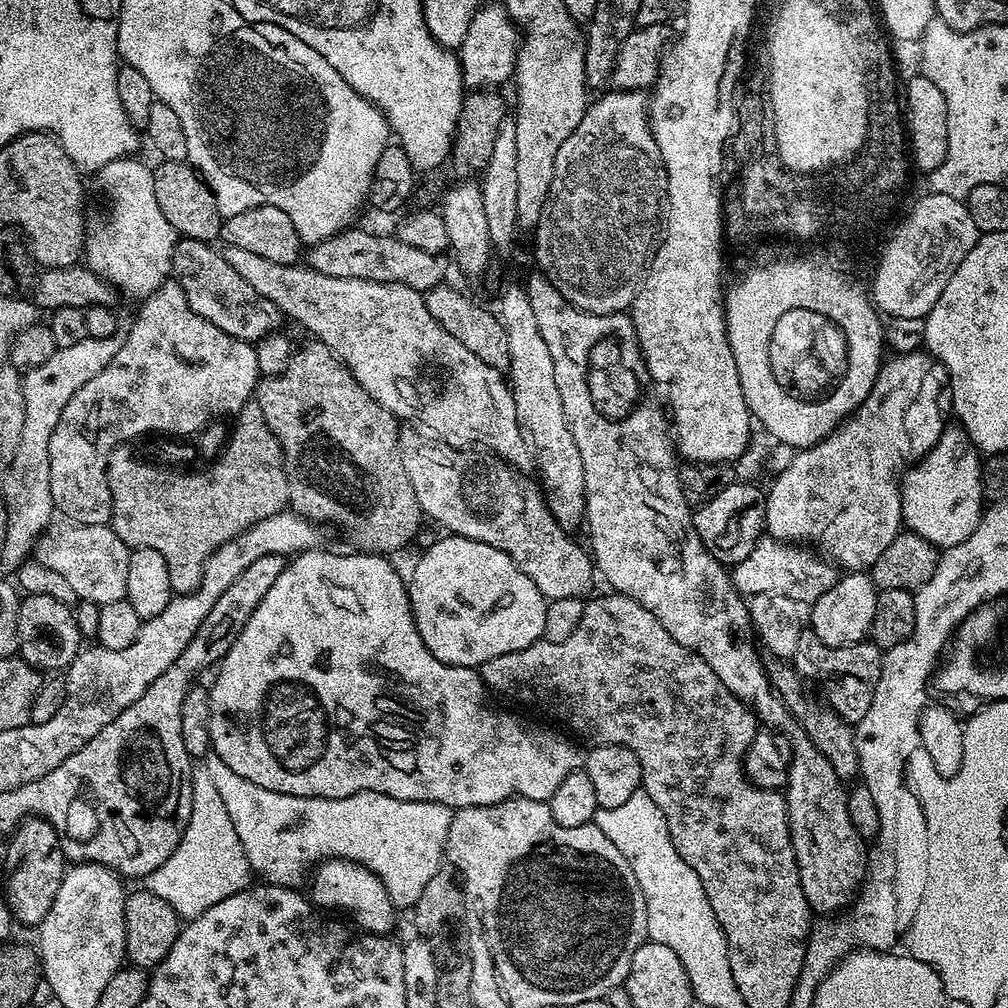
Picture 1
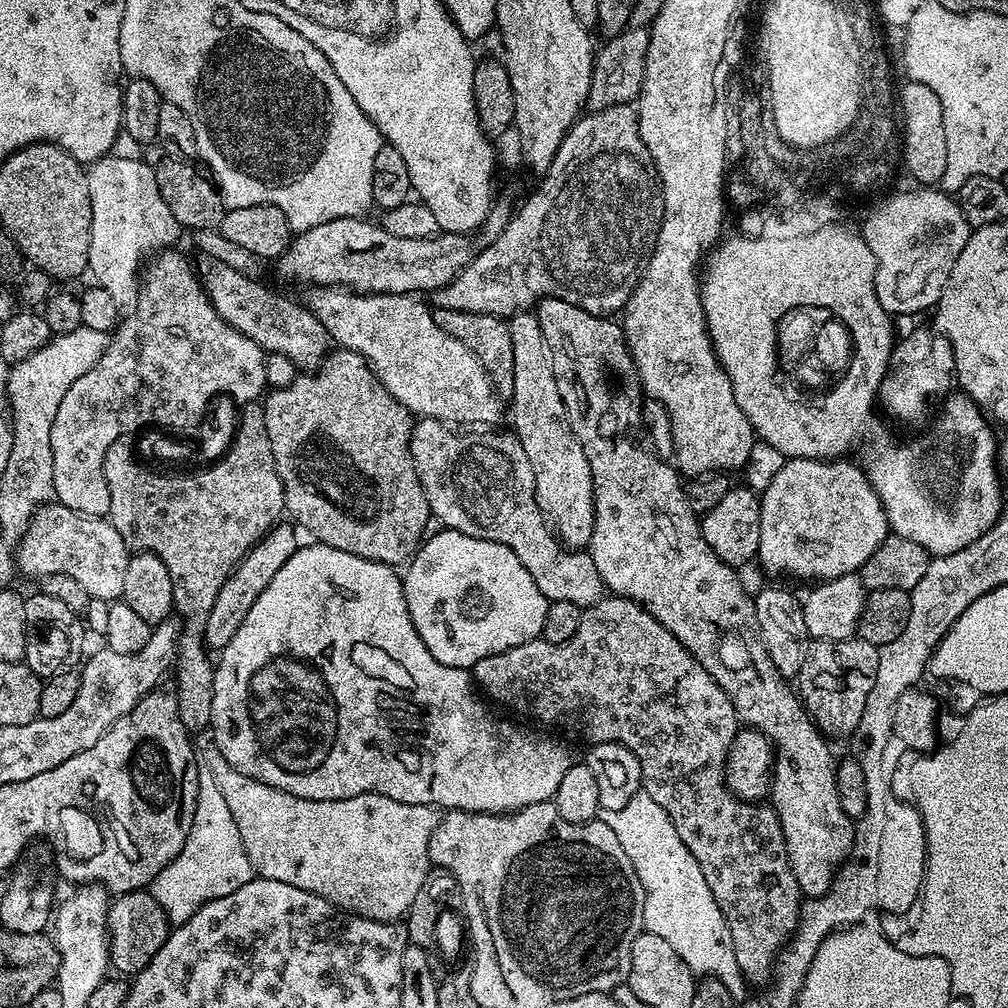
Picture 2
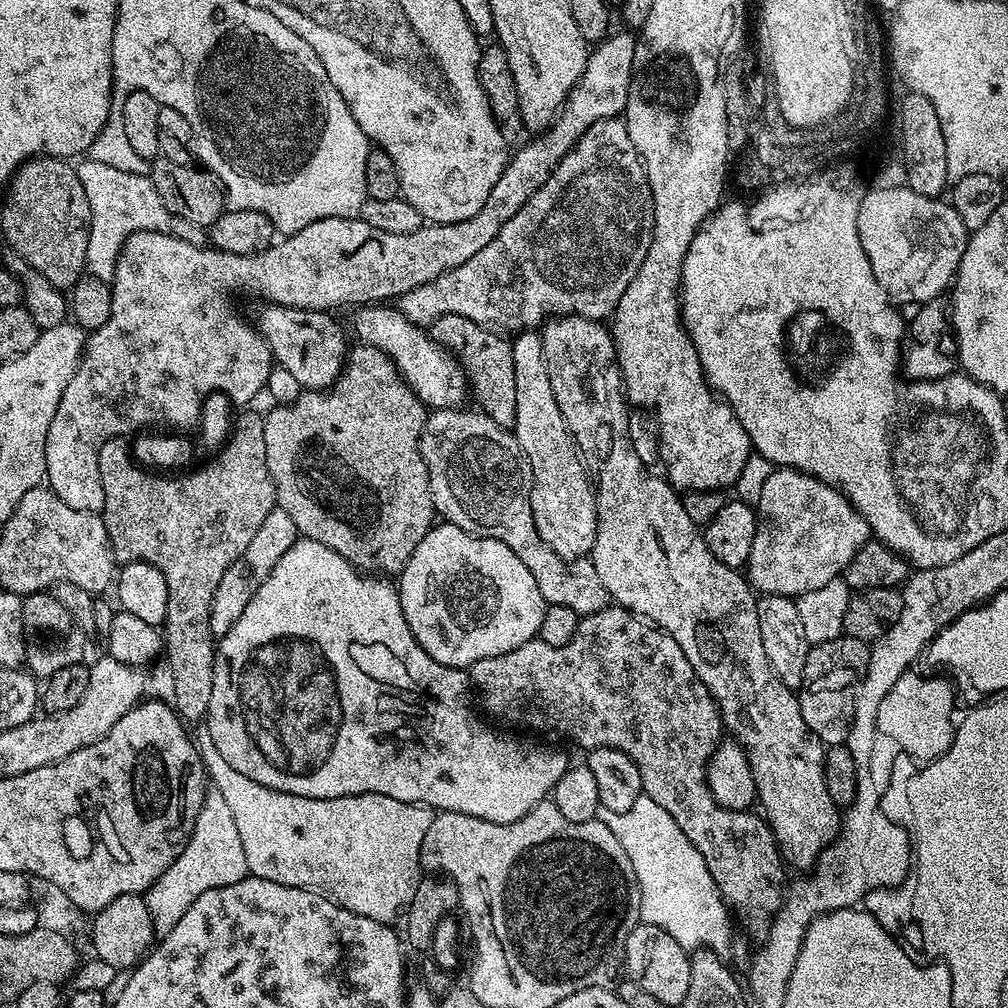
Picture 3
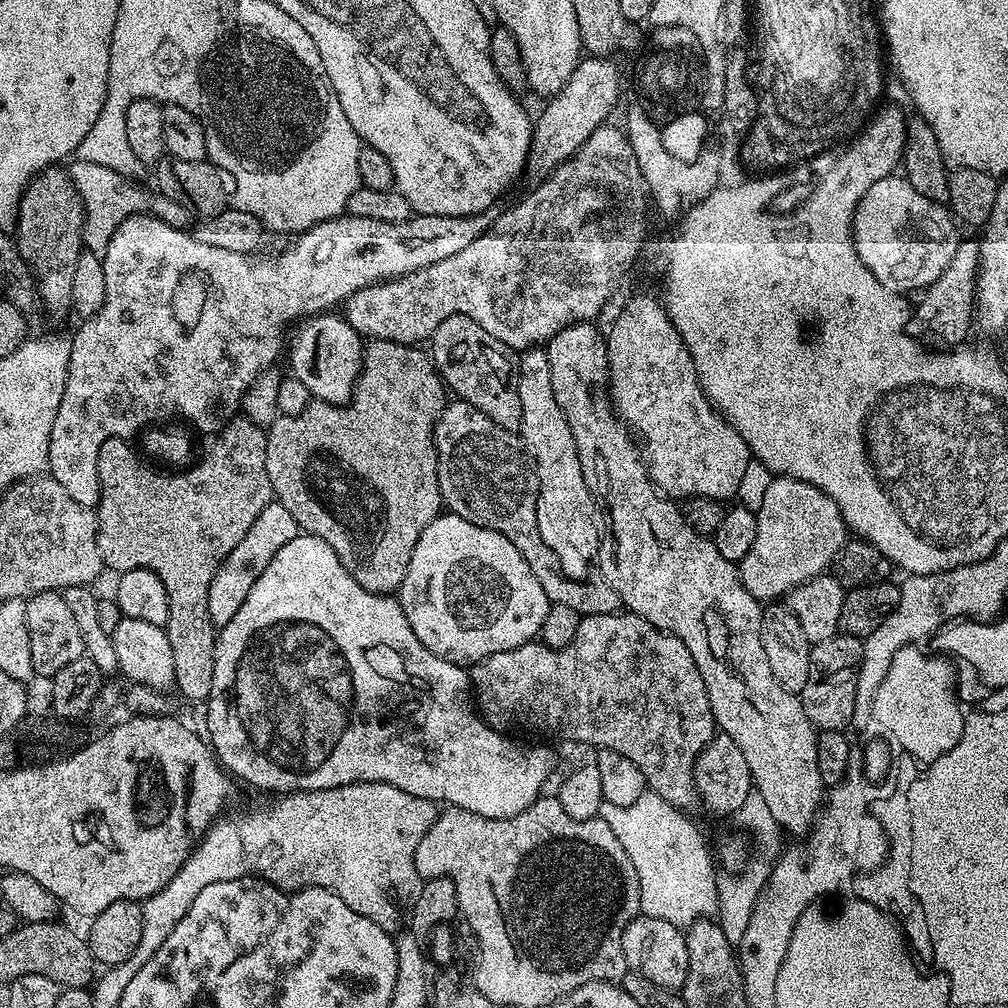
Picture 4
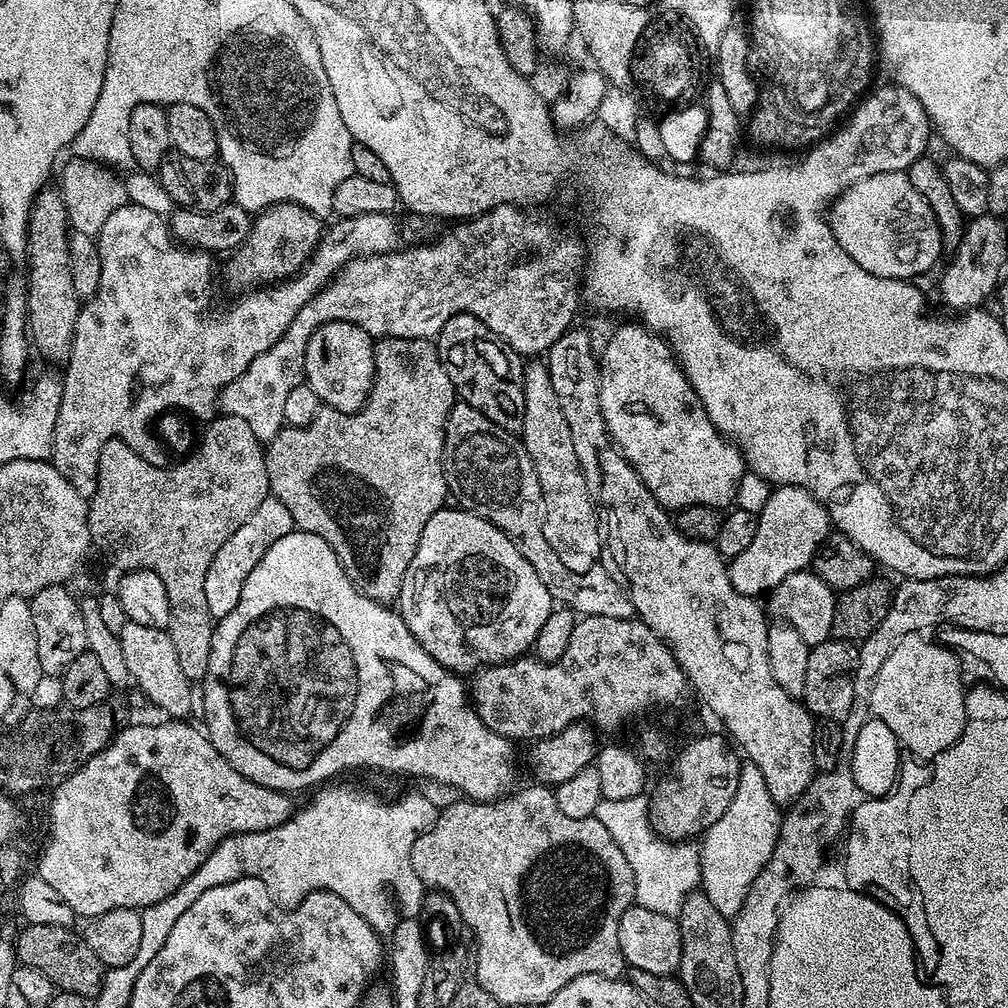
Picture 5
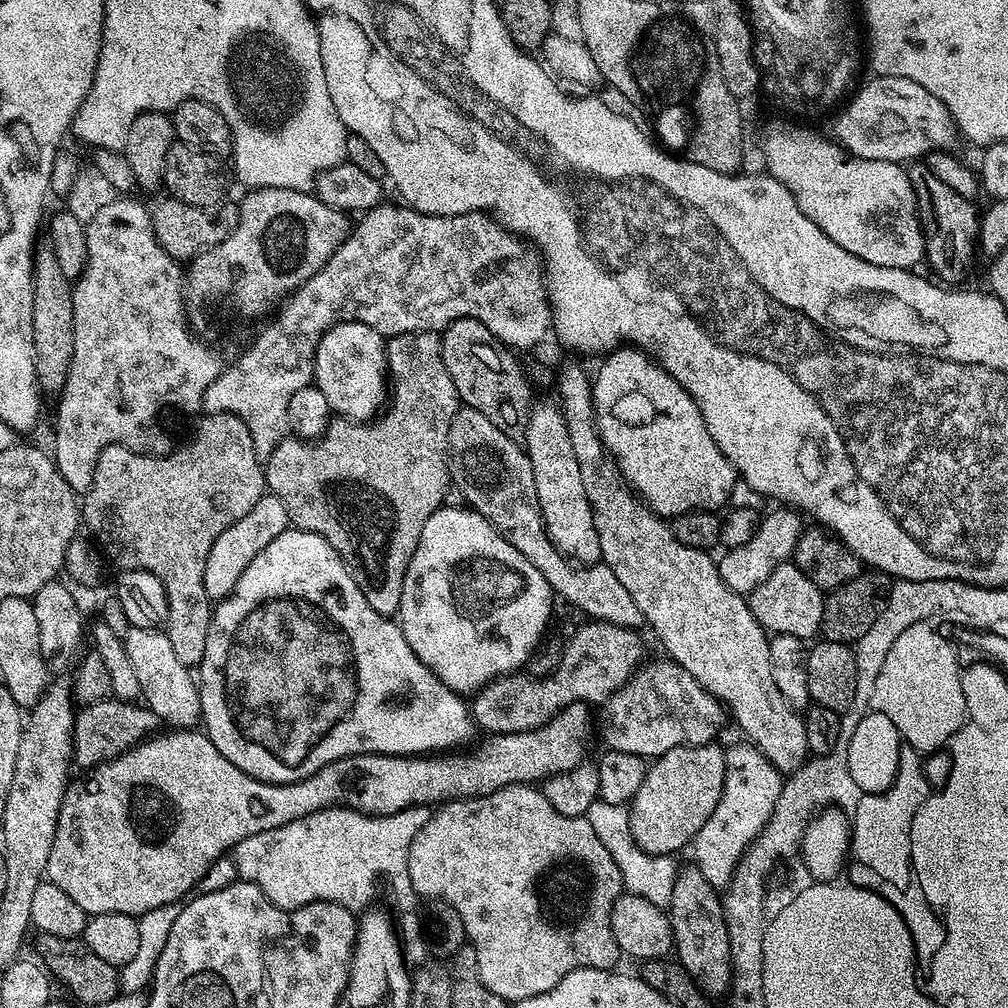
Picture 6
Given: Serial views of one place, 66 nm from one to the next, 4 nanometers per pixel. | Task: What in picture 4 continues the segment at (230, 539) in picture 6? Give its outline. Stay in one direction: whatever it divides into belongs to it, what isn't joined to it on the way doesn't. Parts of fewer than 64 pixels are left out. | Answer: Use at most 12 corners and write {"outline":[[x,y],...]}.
{"outline":[[273,498],[210,582],[210,622],[224,628],[270,558],[301,535]]}

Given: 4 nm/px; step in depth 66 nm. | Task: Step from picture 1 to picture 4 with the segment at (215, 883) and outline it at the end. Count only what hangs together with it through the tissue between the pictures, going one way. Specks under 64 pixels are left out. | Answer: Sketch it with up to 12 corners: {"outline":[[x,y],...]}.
{"outline":[[221,818],[182,870],[140,904],[142,938],[107,969],[130,986],[190,902],[245,875],[240,825]]}

